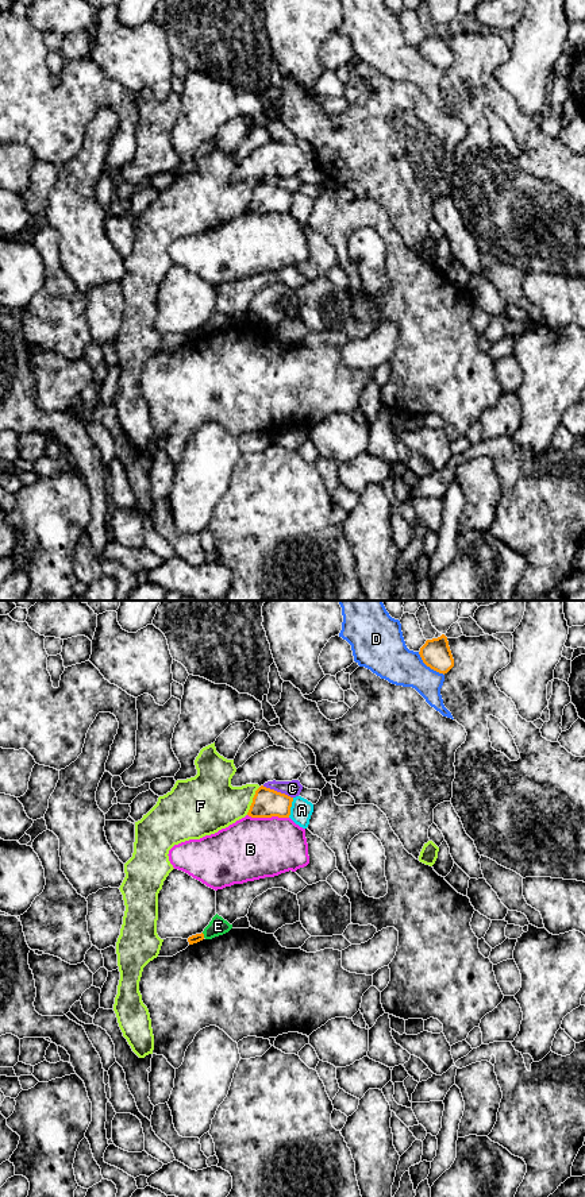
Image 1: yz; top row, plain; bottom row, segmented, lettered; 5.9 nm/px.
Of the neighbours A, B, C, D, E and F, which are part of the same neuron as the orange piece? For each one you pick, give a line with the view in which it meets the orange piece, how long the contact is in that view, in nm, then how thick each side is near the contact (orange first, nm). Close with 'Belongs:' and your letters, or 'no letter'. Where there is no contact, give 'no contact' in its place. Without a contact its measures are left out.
Belongs: no letter

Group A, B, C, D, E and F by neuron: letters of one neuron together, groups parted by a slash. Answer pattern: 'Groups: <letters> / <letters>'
Groups: A / B / C / D / E / F

